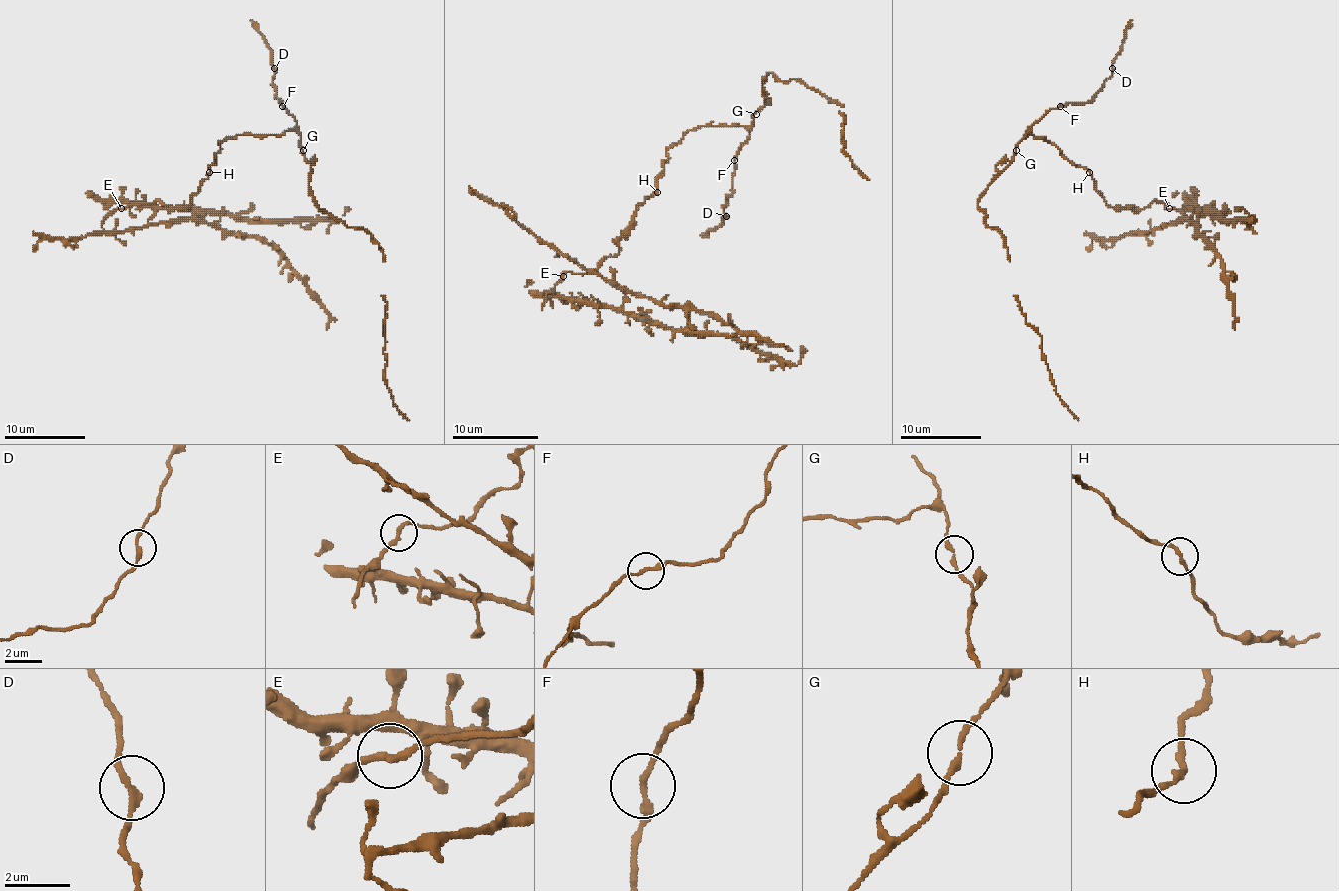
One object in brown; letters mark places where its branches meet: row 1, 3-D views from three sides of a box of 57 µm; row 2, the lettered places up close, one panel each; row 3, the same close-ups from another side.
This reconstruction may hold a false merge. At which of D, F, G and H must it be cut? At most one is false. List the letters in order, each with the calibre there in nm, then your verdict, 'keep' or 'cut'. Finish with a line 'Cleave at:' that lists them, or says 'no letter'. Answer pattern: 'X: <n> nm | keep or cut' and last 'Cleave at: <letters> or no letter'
D: 190 nm | keep
F: 180 nm | keep
G: 180 nm | keep
H: 180 nm | keep
Cleave at: no letter

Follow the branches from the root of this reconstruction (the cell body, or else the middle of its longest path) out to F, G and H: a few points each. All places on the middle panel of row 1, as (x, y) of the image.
F: (662, 171), (668, 158), (666, 152), (689, 130), (702, 126), (743, 126), (749, 132), (734, 160)
G: (662, 171), (668, 158), (666, 152), (689, 130), (702, 126), (749, 126), (756, 113)
H: (662, 171), (657, 177), (657, 192)

